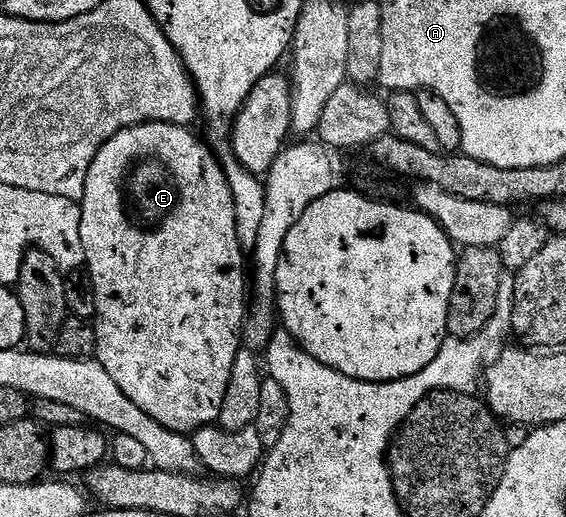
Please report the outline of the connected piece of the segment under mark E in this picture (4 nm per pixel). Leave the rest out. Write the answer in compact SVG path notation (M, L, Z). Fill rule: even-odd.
M161 121L135 125L118 131L118 135L114 135L114 139L107 141L98 151L94 163L90 163L90 171L86 175L84 199L79 202L82 215L84 265L94 283L96 300L95 360L100 361L102 367L106 367L110 379L114 379L114 383L122 387L122 395L126 395L130 403L135 403L139 409L146 411L150 419L158 419L162 427L185 435L197 433L198 430L219 422L222 399L226 399L226 387L230 385L230 371L234 371L234 359L242 348L242 334L246 320L246 305L244 309L246 253L238 243L234 195L224 174L223 164L212 158L211 151L207 149L209 146L203 140L200 142L192 132L191 128Z

